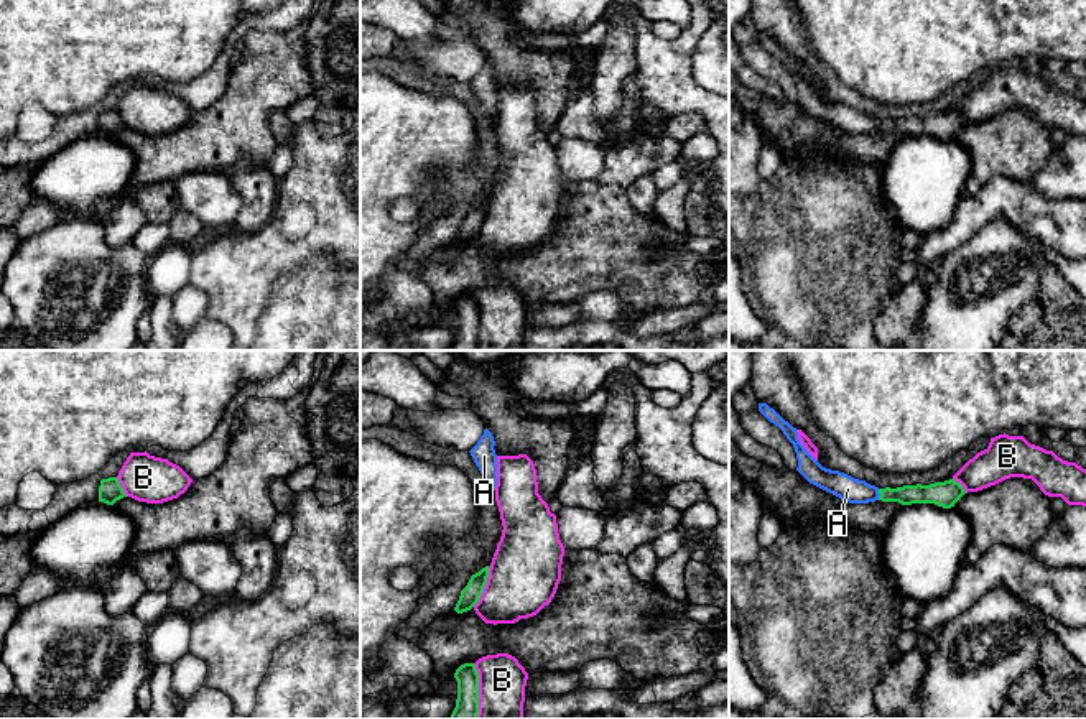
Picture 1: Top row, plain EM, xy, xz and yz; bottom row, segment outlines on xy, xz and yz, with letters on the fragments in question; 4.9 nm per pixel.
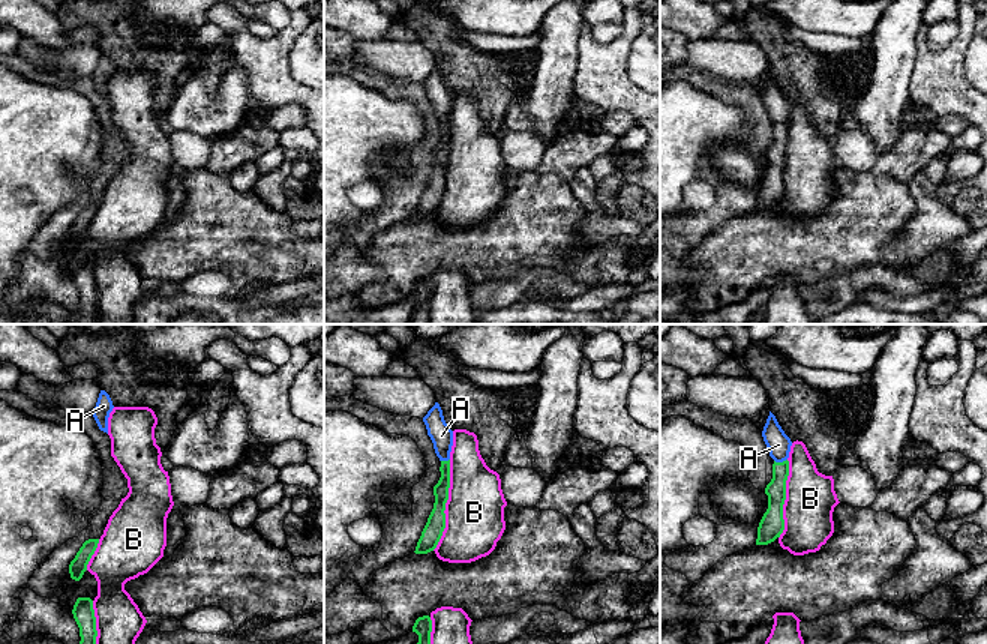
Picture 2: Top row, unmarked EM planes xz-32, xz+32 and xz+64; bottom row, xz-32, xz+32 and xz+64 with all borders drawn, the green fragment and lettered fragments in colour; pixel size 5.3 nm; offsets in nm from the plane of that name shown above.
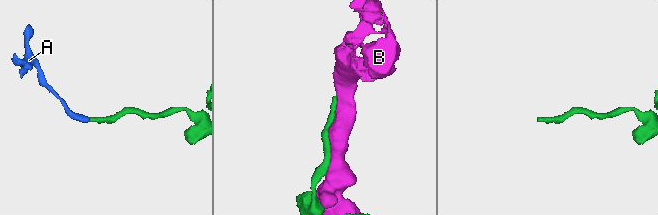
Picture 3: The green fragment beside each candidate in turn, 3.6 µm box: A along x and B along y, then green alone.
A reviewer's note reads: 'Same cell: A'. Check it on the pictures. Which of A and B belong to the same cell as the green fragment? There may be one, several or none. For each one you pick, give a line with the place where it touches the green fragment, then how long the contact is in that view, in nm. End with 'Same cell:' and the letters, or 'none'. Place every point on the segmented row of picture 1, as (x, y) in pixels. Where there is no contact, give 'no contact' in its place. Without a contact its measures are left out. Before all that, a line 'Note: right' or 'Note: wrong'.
Note: right
A: meets green in yz at (879, 492); contact 60 nm long
Same cell: A

